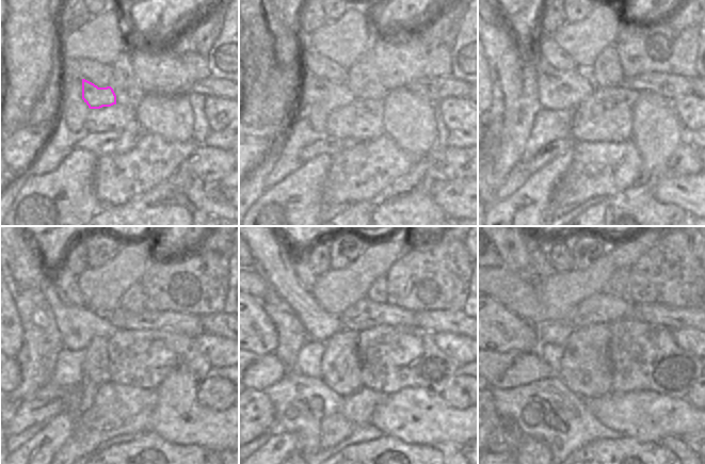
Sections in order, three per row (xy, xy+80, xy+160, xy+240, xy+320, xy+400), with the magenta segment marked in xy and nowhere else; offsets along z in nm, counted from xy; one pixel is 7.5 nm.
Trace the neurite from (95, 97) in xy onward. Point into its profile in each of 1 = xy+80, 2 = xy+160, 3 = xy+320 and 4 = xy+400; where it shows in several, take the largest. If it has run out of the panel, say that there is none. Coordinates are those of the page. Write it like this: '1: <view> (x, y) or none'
1: xy+80 (315, 90)
2: xy+160 (559, 90)
3: xy+320 (271, 251)
4: xy+400 (514, 251)

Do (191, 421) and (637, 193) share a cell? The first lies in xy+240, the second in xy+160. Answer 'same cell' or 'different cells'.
different cells

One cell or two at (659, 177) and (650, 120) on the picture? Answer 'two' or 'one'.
one

